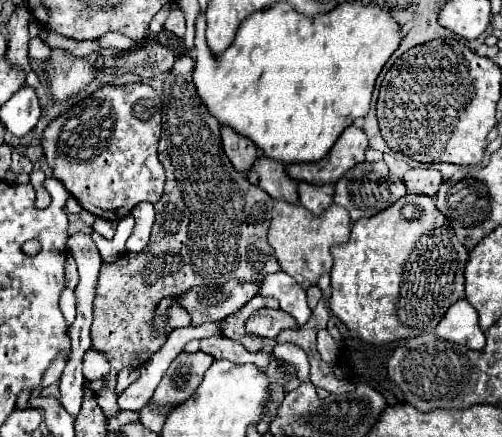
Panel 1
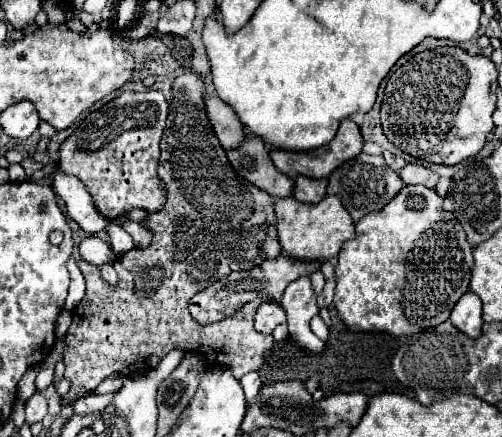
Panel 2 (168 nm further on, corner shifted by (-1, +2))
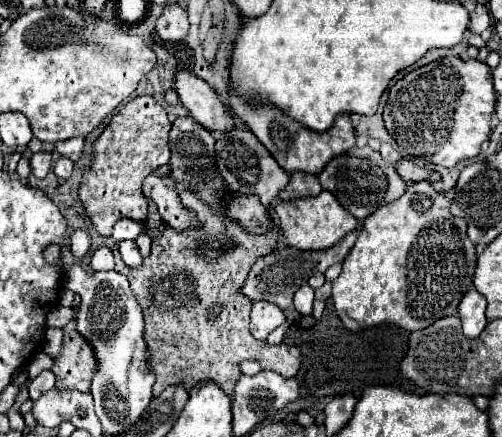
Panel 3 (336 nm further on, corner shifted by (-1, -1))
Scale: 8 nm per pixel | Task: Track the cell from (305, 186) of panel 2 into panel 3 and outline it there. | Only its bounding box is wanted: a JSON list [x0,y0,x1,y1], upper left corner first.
[278,172,322,200]

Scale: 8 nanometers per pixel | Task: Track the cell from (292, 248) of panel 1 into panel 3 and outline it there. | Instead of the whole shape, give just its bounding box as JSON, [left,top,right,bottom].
[276,190,358,250]

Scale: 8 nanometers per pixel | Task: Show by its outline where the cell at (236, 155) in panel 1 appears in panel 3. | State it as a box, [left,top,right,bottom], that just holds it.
[174,70,232,132]

